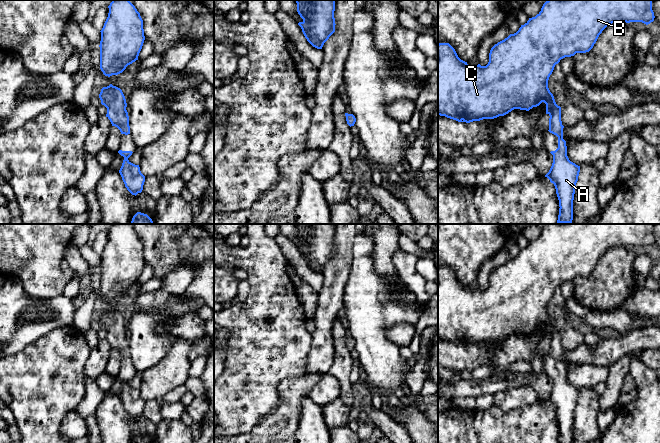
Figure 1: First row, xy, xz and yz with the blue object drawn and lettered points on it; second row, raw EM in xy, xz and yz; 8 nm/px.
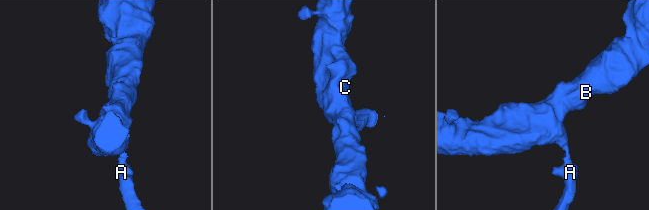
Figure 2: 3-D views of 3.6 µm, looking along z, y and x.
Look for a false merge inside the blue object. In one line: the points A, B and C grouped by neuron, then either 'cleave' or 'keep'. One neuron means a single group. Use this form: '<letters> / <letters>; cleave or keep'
A B C; keep

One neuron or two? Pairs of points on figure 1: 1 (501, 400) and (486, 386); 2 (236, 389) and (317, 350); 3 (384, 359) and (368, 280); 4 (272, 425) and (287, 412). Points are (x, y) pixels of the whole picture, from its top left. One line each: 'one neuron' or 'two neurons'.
1: two neurons
2: two neurons
3: one neuron
4: one neuron

